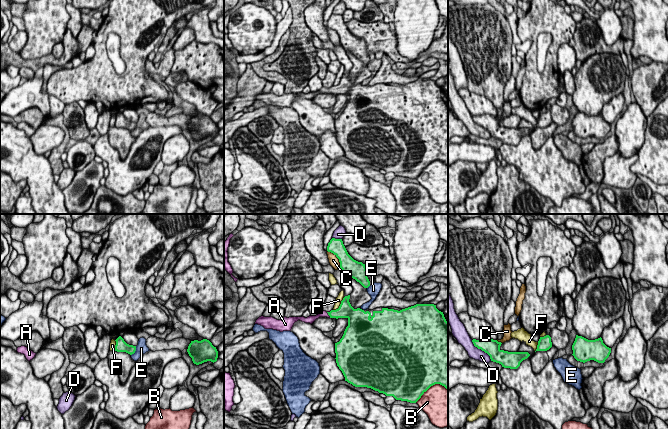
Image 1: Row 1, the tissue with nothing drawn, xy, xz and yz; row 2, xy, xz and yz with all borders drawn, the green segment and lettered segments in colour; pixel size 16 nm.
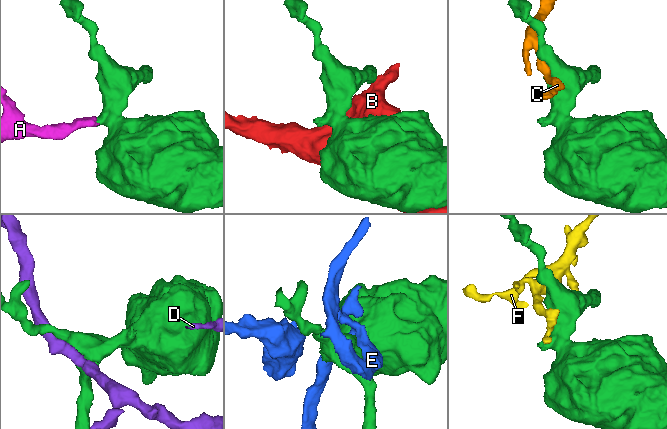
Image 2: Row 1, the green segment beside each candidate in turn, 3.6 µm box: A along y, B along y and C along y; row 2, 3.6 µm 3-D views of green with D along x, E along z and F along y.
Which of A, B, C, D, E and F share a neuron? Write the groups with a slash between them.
A / B / C / D / E / F

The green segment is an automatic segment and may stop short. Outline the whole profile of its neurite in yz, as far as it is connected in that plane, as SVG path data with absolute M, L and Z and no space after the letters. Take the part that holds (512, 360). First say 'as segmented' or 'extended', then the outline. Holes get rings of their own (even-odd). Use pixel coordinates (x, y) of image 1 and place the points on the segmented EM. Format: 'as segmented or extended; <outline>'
as segmented; M489 338L473 339L472 342L475 347L487 353L491 361L501 364L504 368L517 369L520 363L530 356L528 352L508 352L501 350L500 346L502 343Z

